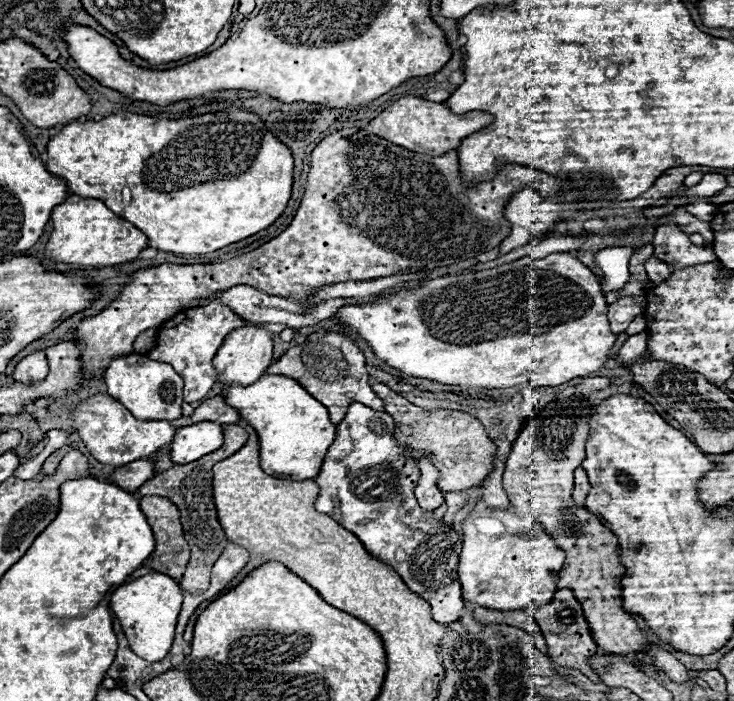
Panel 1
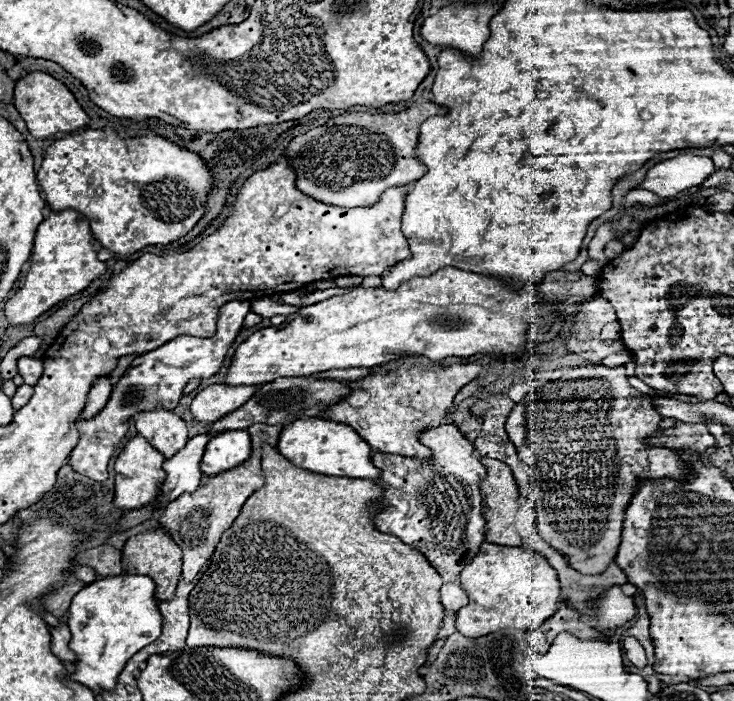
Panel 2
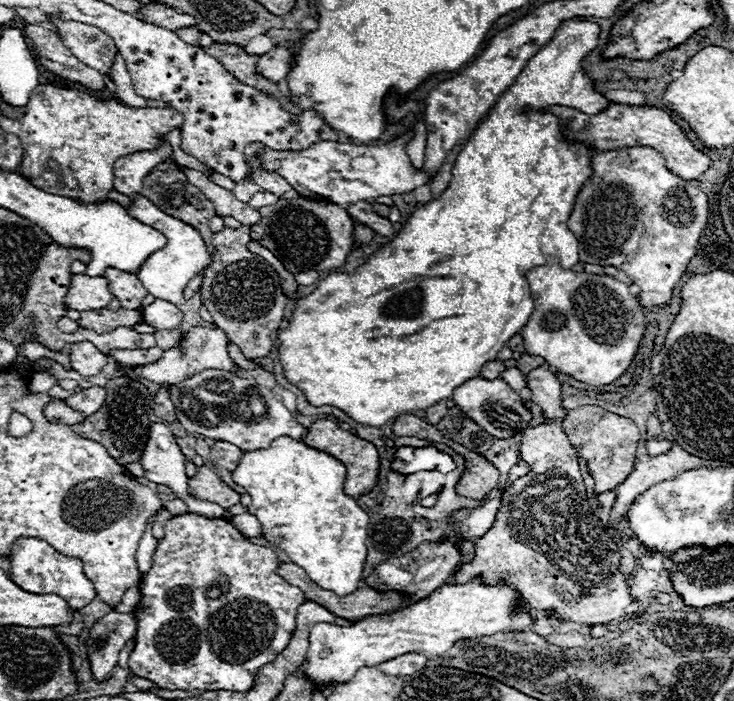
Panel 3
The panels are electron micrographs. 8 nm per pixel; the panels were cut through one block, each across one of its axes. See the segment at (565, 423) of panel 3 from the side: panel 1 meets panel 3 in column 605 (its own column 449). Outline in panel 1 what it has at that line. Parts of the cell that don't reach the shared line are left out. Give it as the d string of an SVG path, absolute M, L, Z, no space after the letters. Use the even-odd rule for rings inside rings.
M374 382L372 388L384 400L384 410L396 422L396 438L414 450L416 460L420 460L424 454L430 454L432 462L440 470L438 486L442 492L462 492L482 486L482 482L494 470L496 444L488 438L484 426L474 416L460 410L422 410L382 382Z

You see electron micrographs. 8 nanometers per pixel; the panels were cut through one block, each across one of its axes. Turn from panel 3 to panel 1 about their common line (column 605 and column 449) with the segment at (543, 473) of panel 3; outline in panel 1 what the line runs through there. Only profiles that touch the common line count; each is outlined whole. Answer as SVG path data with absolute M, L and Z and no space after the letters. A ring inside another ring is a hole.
M354 402L350 404L344 420L336 426L336 440L332 442L326 460L322 464L322 470L316 476L316 482L320 486L316 510L330 514L336 522L354 532L364 542L364 546L372 556L388 562L412 592L430 602L432 618L436 622L450 624L456 622L464 610L464 600L460 598L460 582L458 582L458 564L460 564L458 554L462 540L456 532L448 532L450 528L446 528L446 522L436 520L434 512L426 512L420 508L414 496L418 480L420 470L416 460L412 458L412 450L406 448L404 444L398 444L394 438L394 418L386 412L378 412L360 402Z

